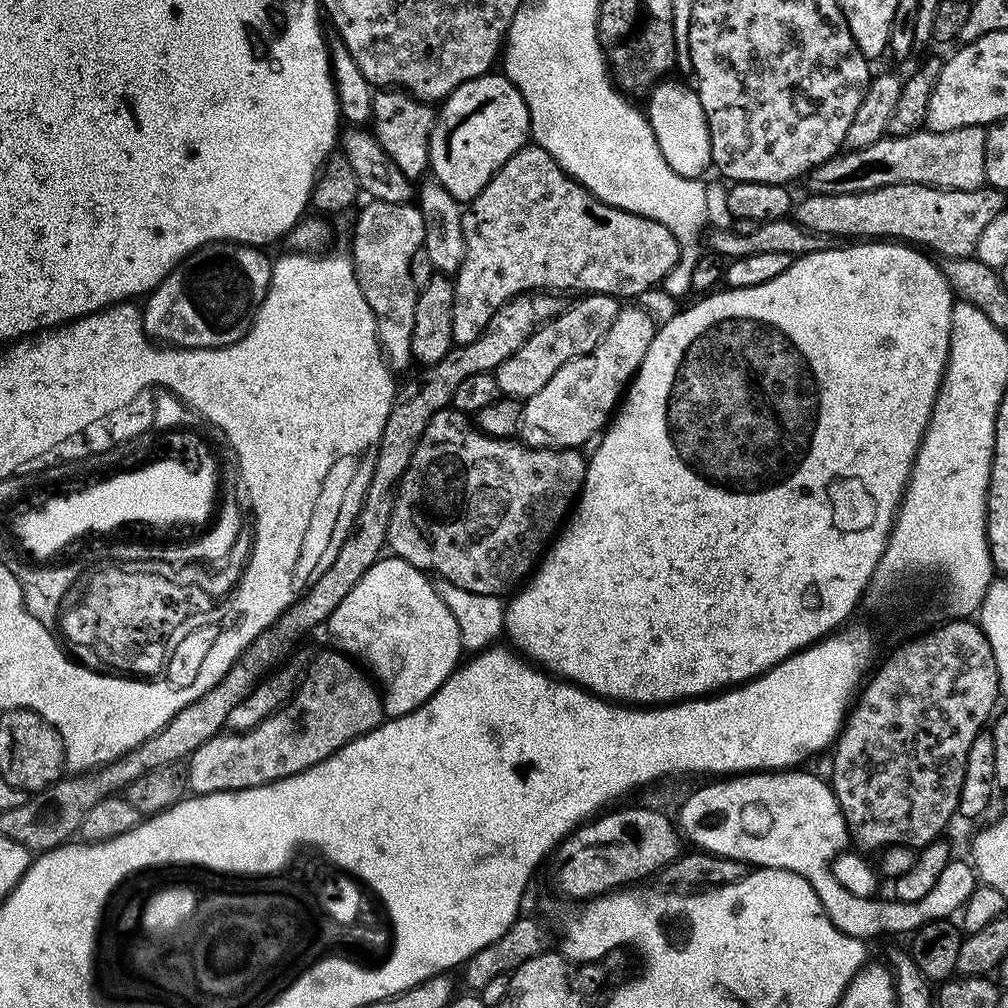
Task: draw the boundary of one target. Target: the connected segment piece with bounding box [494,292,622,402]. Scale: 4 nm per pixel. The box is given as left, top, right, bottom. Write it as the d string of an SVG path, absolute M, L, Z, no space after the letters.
M601 292L584 294L573 300L576 301L573 304L571 301L558 318L540 325L526 342L522 342L522 346L518 346L518 350L514 350L514 354L510 354L510 358L506 358L506 362L502 362L502 366L496 368L494 375L501 396L511 396L513 400L523 402L538 394L538 390L542 390L542 386L546 386L546 382L566 366L566 362L596 349L606 330L614 326L614 318L618 318L622 307L617 297Z

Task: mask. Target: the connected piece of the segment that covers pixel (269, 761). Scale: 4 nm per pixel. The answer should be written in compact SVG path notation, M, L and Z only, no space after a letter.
M339 650L331 651L332 652L320 652L312 661L309 662L308 673L305 674L304 681L302 681L297 688L295 685L294 691L289 695L283 707L273 712L271 716L266 717L262 722L258 722L253 726L253 728L221 731L220 735L212 736L202 746L198 746L198 750L194 750L194 754L186 764L186 775L188 778L187 791L198 796L205 796L211 792L231 792L238 788L253 788L254 786L269 784L275 780L281 780L287 776L293 776L299 772L305 772L305 770L310 766L314 766L318 762L325 760L327 756L333 756L339 748L346 746L354 738L358 738L362 734L366 734L370 730L377 728L385 719L384 702L381 693L378 691L377 685L369 679L366 675L365 669L361 667L357 661L349 658L345 653Z

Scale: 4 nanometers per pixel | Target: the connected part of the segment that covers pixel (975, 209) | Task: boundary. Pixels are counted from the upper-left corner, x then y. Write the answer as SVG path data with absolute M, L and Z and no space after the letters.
M891 184L875 188L869 192L854 194L815 194L805 195L805 200L795 205L794 219L796 223L811 232L820 232L824 236L839 238L891 238L896 242L911 242L931 250L937 257L951 258L953 256L972 256L978 246L978 238L982 238L982 230L1000 212L1005 211L1005 193L999 188L981 186L970 190L950 190L949 188L929 188L926 184Z

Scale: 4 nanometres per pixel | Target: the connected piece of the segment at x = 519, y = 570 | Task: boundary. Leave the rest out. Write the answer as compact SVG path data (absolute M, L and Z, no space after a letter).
M449 406L442 409L434 418L430 418L430 426L422 434L418 442L418 450L414 450L414 458L410 458L410 466L406 466L406 474L402 474L400 487L396 489L396 501L392 503L390 514L390 530L387 547L392 548L397 557L413 564L425 574L435 574L454 582L454 586L462 586L462 590L470 590L474 594L490 594L503 597L504 592L511 593L517 586L529 579L534 565L543 557L550 541L557 535L558 529L565 523L574 501L584 487L588 460L580 448L531 448L516 438L499 440L493 436L482 434L475 423L465 413Z

